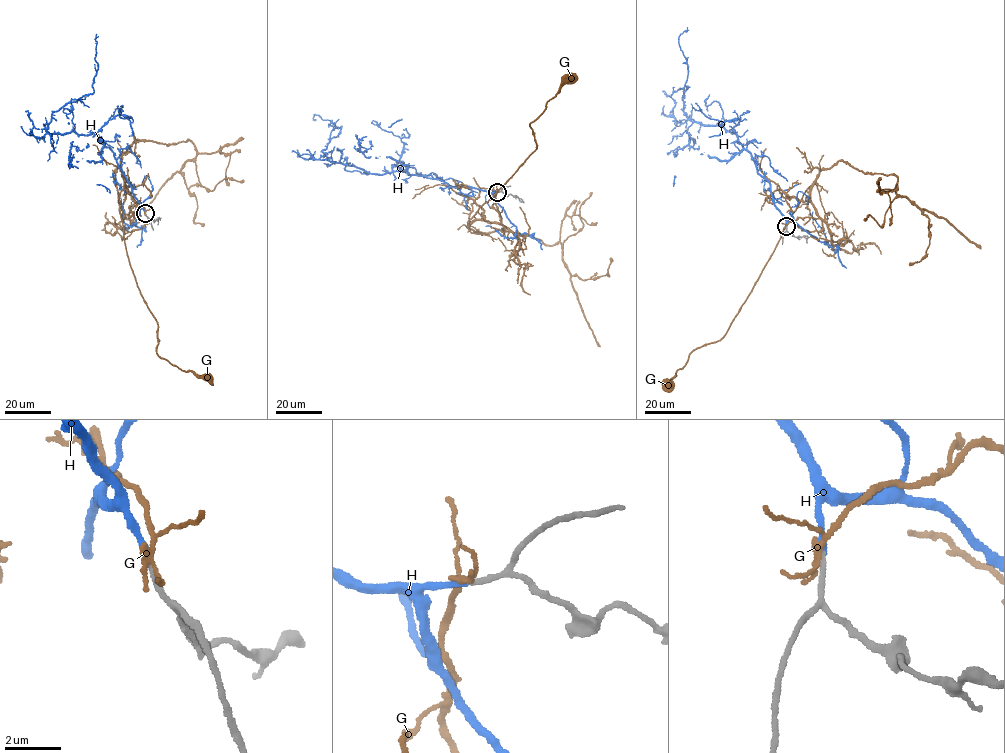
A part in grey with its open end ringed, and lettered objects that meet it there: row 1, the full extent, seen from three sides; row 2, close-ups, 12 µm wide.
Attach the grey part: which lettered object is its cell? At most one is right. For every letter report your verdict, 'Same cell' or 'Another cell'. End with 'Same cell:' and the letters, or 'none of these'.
G: Another cell
H: Same cell
Same cell: H

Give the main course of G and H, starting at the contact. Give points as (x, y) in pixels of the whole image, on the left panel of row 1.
G: (145, 213), (125, 185), (120, 166), (115, 179), (126, 252), (158, 326), (157, 353), (208, 378)
H: (145, 213), (114, 154), (96, 134), (46, 131), (52, 113), (93, 92), (98, 63), (94, 58), (97, 34)

